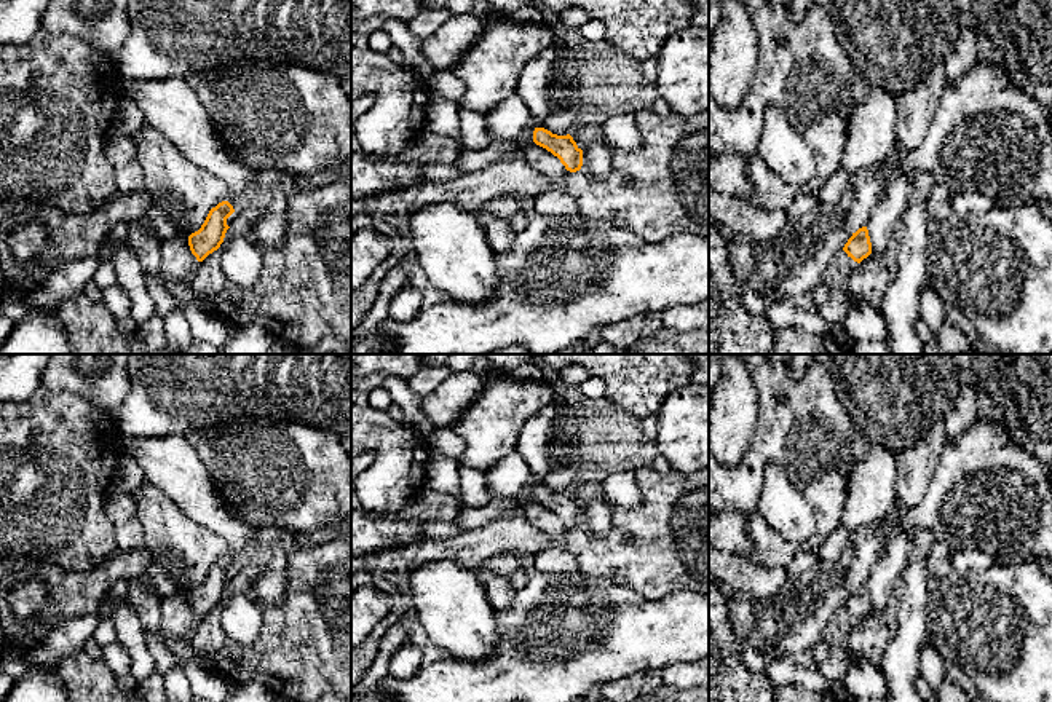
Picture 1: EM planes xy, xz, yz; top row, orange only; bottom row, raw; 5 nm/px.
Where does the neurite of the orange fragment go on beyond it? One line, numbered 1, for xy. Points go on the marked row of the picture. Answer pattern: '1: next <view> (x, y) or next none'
1: next none

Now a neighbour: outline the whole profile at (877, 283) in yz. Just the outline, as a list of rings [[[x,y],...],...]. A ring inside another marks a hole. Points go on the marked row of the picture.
[[[897,222],[888,247],[881,254],[870,254],[857,263],[846,278],[846,286],[854,300],[860,300],[875,310],[881,310],[883,292],[897,271],[897,252],[904,243],[905,225]]]

